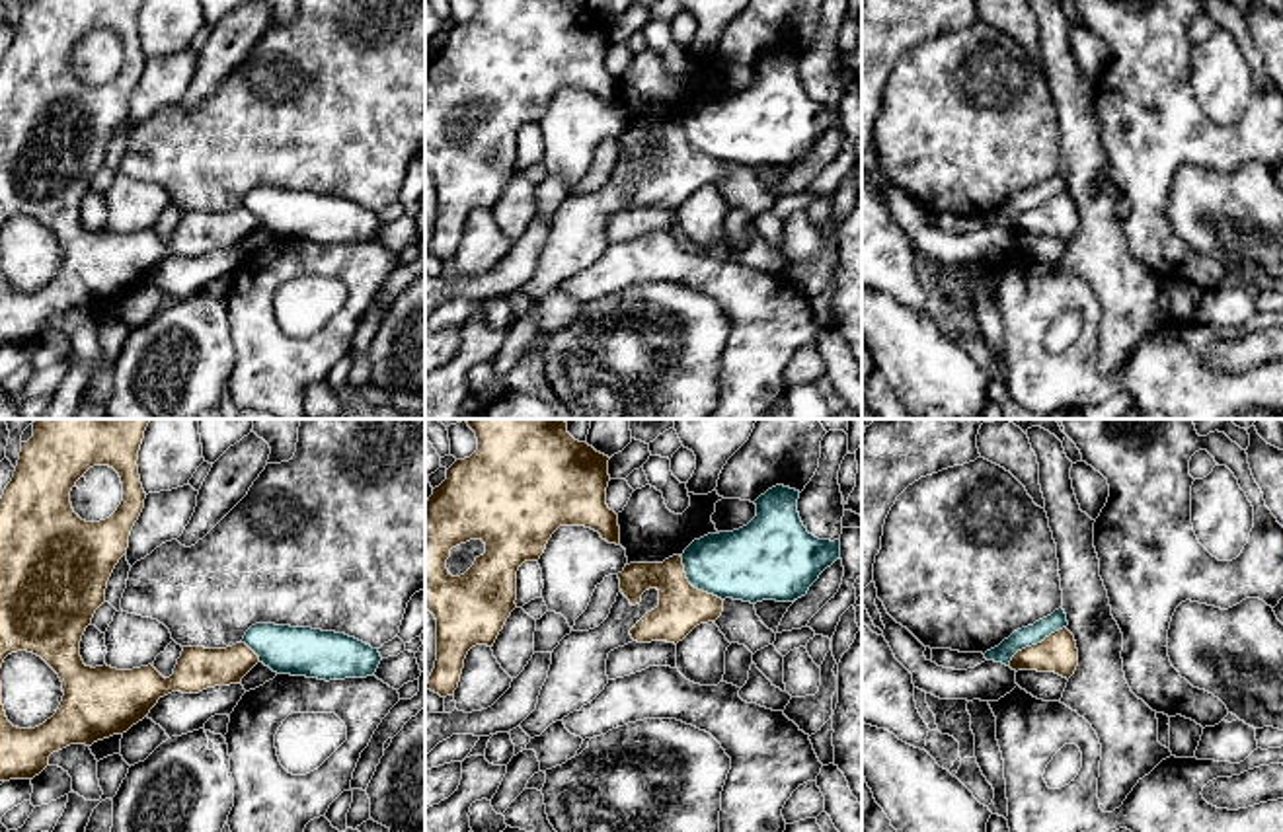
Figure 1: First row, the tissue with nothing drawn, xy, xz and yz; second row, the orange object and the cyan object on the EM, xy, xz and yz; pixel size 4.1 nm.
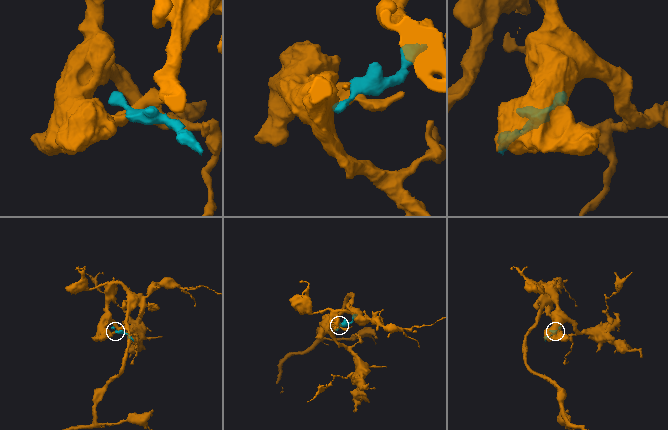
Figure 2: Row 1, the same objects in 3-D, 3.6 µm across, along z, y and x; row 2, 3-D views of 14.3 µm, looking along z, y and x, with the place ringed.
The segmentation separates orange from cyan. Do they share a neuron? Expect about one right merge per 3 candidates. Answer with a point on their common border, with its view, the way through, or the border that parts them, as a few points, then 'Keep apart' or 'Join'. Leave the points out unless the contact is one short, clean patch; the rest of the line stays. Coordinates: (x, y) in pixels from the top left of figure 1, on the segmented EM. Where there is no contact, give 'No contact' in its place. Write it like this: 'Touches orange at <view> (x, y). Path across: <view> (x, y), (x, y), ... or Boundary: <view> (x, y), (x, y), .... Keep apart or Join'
Touches orange at yz (1034, 645). Boundary: yz (1065, 626), (1022, 647), (1009, 665). Keep apart

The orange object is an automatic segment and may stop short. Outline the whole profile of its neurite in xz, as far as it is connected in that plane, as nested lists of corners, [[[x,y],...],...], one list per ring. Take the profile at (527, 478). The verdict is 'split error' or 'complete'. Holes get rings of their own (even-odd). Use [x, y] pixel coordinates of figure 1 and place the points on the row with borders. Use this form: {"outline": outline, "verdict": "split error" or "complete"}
{"outline": [[[466,419],[476,433],[478,450],[456,460],[447,479],[433,489],[425,503],[425,608],[437,620],[437,661],[427,690],[441,698],[458,688],[464,659],[476,645],[493,647],[507,618],[517,608],[517,571],[525,561],[538,561],[548,540],[560,526],[585,526],[608,544],[620,546],[618,514],[606,505],[608,456],[567,433],[565,419]],[[470,540],[482,540],[486,553],[460,577],[447,569],[450,549]]], "verdict": "complete"}

